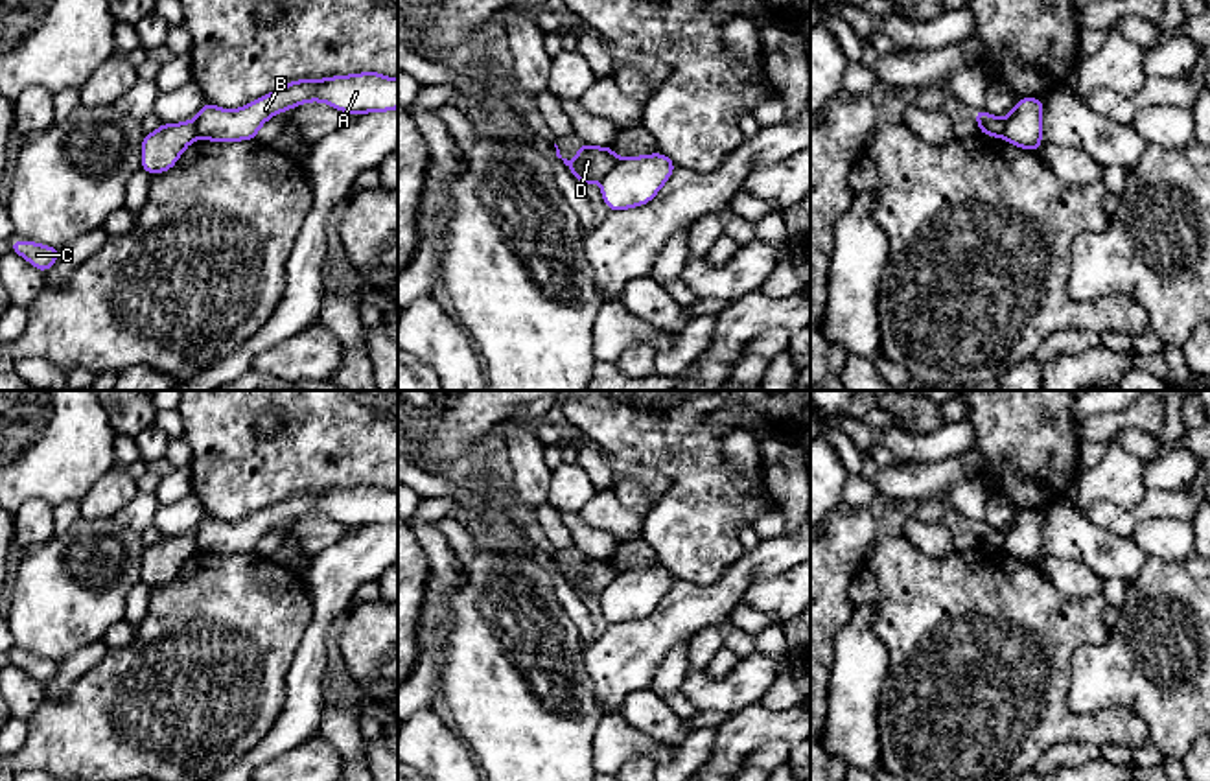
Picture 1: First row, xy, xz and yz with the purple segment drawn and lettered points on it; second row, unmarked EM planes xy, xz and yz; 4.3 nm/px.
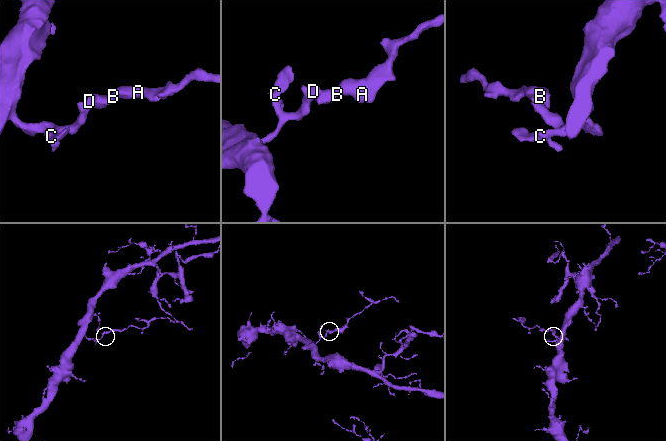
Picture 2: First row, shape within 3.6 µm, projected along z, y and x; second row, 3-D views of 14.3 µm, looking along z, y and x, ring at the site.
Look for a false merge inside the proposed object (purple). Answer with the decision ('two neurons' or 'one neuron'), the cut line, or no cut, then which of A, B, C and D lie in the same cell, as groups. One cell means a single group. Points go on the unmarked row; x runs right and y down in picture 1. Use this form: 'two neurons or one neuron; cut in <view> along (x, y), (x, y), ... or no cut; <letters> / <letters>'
two neurons; cut in xz along (619, 571), (599, 592); A B / C D

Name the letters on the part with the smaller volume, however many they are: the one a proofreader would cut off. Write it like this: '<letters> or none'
A, B

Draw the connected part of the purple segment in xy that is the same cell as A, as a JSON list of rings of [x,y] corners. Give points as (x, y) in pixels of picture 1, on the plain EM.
[[[376,484],[298,492],[236,523],[204,516],[195,534],[195,549],[214,554],[254,553],[274,527],[308,514],[322,514],[348,527],[398,521],[398,492]]]

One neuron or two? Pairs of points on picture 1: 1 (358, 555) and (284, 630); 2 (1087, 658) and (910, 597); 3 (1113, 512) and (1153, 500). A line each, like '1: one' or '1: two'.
1: two
2: two
3: one

